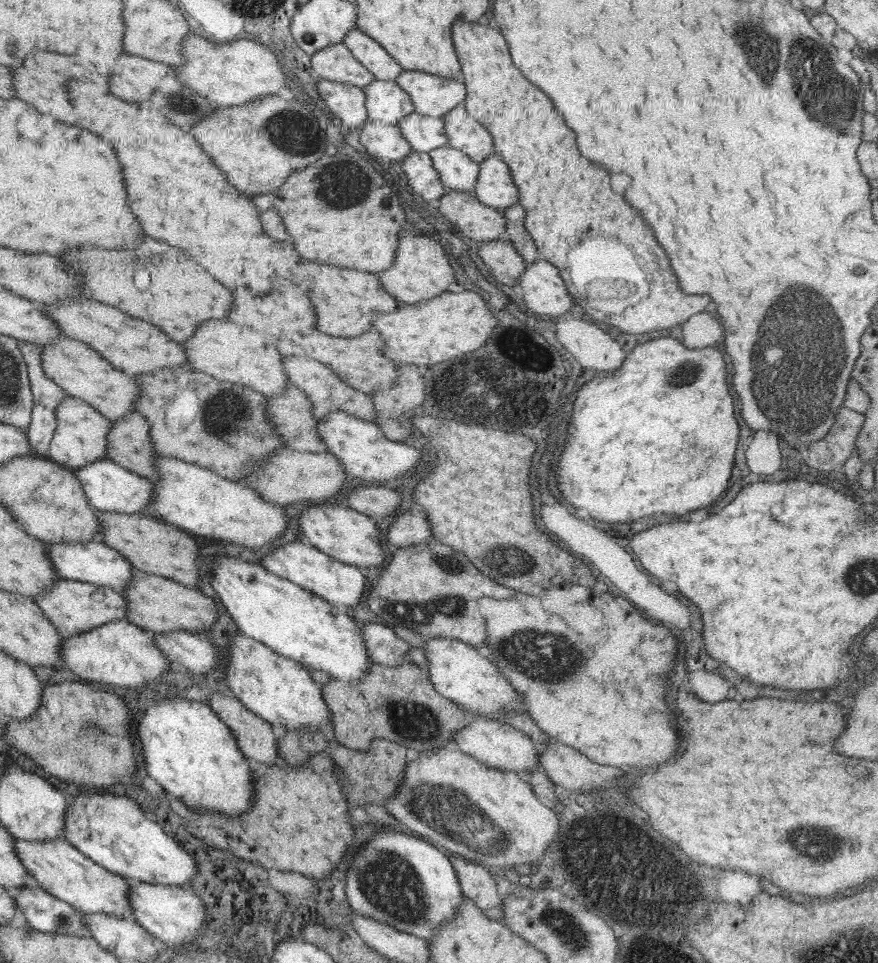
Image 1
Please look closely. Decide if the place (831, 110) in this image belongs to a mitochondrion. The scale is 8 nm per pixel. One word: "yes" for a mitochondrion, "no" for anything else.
yes

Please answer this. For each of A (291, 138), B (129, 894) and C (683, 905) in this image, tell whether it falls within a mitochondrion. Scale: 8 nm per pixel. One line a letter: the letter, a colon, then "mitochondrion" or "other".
A: mitochondrion
B: other
C: mitochondrion

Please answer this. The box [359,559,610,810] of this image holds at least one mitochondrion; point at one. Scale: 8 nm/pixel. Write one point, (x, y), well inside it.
(569, 658)

